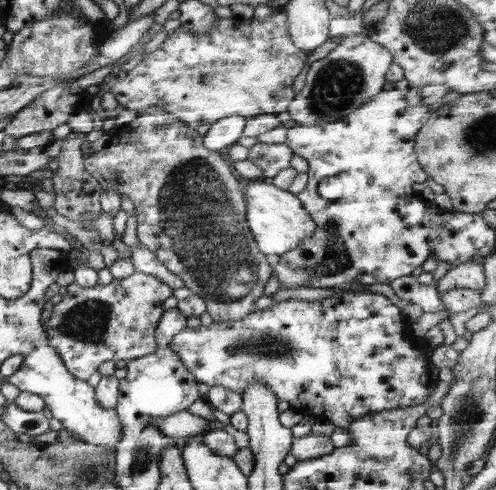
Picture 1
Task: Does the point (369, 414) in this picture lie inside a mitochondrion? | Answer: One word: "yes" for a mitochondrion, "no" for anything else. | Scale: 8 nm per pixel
no

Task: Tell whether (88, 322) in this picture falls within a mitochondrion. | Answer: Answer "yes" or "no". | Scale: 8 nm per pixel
yes

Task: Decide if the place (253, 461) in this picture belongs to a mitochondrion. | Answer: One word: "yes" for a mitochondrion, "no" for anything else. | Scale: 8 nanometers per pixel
no

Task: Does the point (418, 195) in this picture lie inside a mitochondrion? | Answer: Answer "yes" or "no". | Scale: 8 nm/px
no

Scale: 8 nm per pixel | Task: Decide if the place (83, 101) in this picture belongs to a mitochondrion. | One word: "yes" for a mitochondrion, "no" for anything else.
no

